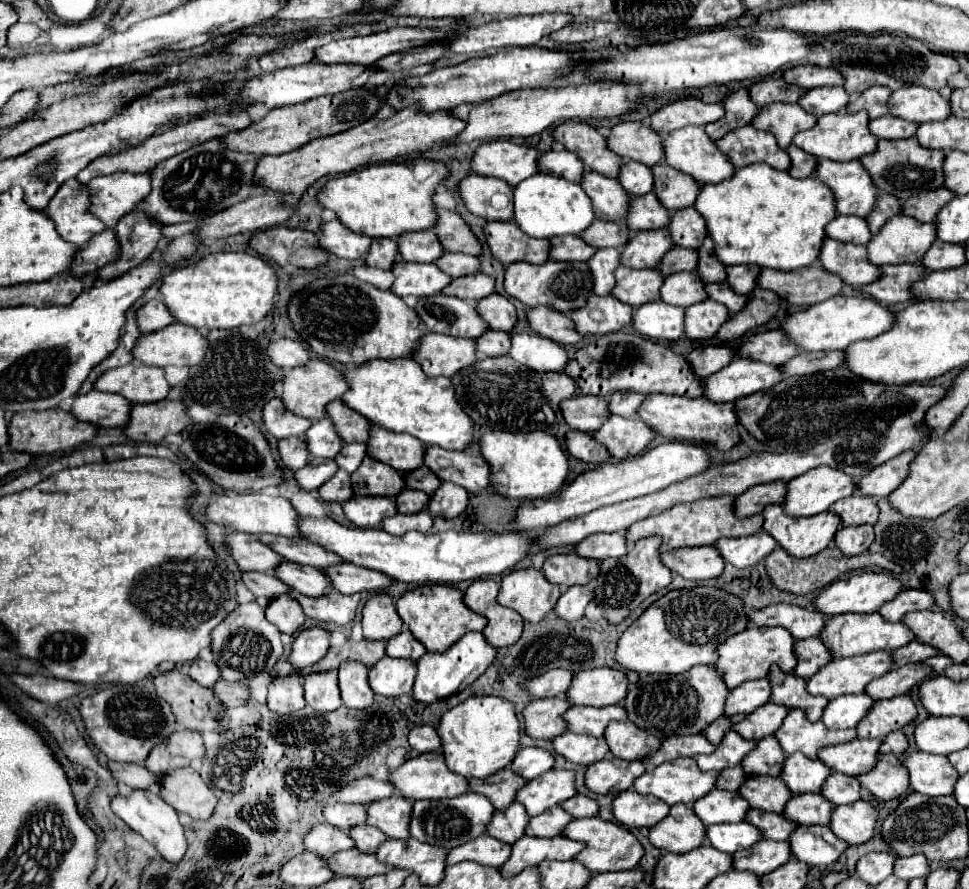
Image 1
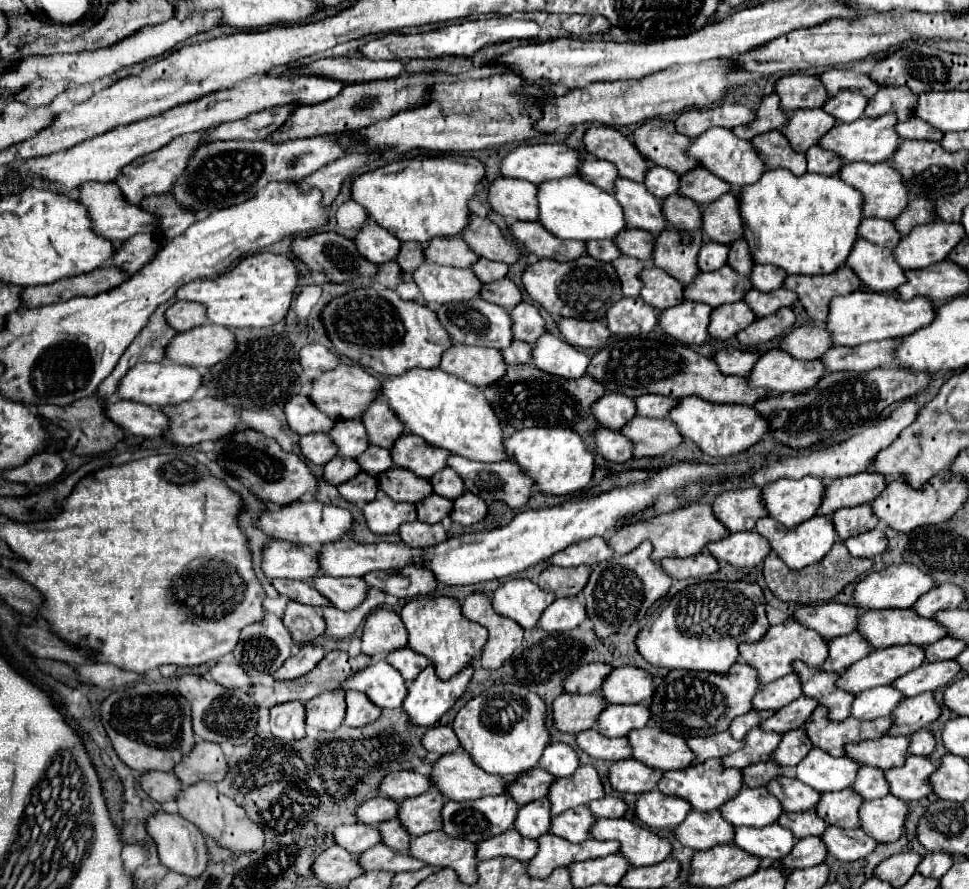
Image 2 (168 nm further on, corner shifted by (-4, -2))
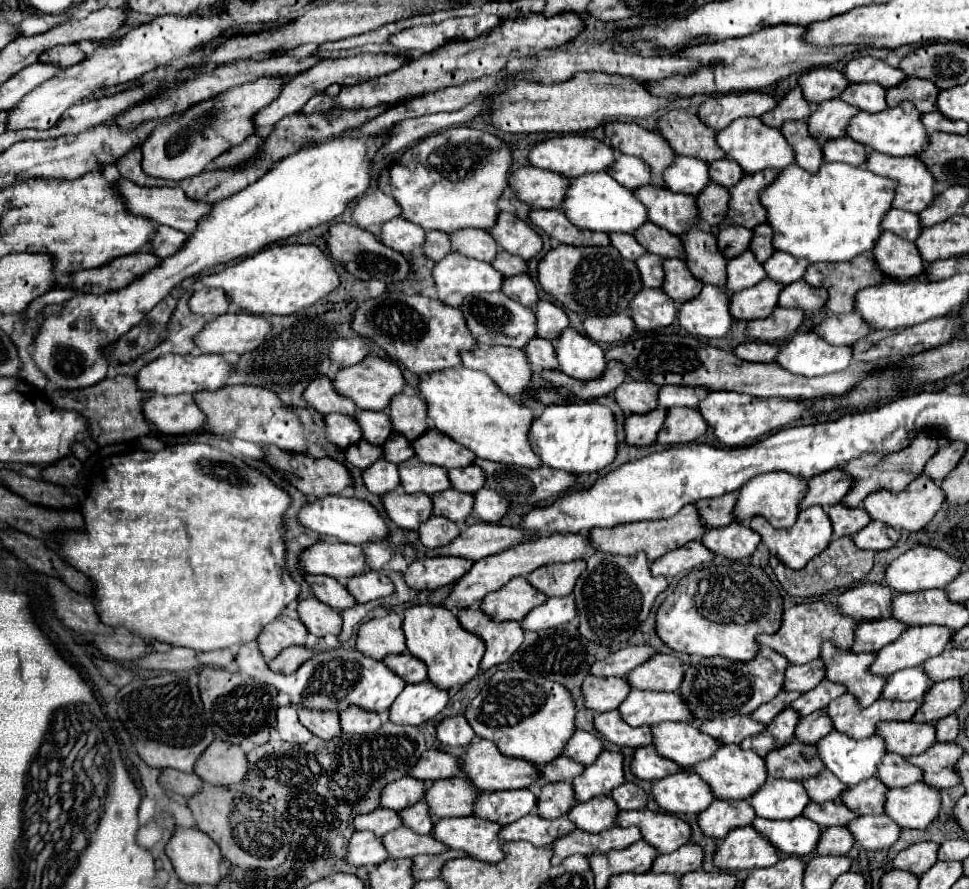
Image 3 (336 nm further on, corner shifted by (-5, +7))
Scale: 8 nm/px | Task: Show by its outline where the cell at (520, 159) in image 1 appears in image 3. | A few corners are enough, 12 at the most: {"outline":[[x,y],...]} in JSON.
{"outline":[[588,135],[544,139],[532,167],[578,177],[604,171],[614,149]]}

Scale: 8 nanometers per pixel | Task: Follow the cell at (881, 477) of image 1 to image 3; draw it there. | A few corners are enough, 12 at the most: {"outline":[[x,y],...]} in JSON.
{"outline":[[844,469],[810,479],[800,509],[830,507],[852,489]]}

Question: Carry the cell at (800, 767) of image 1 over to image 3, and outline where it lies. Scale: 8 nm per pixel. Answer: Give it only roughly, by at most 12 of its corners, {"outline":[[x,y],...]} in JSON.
{"outline":[[838,731],[816,749],[848,787],[874,777],[886,753],[876,735],[856,741]]}

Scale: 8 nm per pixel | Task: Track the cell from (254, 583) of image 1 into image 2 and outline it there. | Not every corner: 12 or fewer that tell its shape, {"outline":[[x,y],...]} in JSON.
{"outline":[[273,580],[281,596],[315,608],[331,606],[319,590],[299,580]]}

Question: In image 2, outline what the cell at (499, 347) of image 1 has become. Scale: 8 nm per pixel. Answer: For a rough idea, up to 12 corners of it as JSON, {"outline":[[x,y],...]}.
{"outline":[[513,340],[501,352],[507,364],[529,364],[533,346]]}

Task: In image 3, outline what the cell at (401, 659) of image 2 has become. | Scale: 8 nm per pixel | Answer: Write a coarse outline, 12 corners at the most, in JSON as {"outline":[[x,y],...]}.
{"outline":[[410,653],[388,655],[384,663],[406,683],[426,679],[426,665]]}

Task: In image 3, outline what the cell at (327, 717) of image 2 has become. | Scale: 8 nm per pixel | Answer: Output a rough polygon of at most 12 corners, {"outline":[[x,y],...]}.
{"outline":[[298,709],[320,739],[340,737],[338,711]]}

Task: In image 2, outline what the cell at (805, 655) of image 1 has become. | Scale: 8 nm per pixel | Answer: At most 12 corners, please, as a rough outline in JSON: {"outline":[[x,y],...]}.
{"outline":[[859,632],[829,642],[821,670],[843,672],[873,648]]}

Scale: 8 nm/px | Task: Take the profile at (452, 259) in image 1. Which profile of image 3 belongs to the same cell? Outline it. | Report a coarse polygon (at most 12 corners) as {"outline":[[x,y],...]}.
{"outline":[[500,251],[490,265],[504,277],[526,273],[526,261]]}

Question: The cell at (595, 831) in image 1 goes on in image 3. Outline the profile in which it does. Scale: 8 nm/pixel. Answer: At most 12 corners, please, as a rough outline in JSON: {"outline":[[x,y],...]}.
{"outline":[[620,811],[618,827],[636,825],[658,853],[688,843],[690,827],[676,815]]}

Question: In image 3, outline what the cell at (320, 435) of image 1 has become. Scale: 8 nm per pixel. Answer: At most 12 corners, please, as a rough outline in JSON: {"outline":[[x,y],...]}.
{"outline":[[360,411],[362,439],[382,445],[392,433],[384,411]]}

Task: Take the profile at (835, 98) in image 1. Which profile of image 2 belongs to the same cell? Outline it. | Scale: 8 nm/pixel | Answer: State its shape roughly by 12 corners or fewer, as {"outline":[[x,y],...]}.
{"outline":[[843,90],[823,108],[841,122],[863,116],[867,102],[859,92]]}

